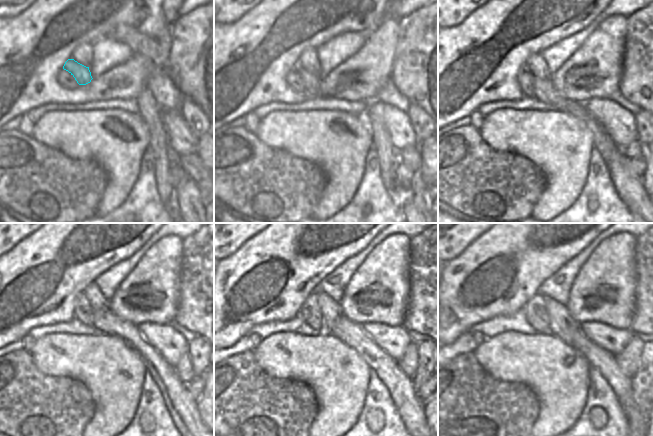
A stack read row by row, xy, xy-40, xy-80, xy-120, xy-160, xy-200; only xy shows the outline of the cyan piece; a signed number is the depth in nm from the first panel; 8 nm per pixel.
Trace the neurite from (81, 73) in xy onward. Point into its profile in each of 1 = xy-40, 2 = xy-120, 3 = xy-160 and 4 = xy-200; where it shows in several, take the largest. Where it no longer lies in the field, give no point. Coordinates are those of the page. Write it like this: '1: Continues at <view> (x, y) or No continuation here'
1: Continues at xy-40 (312, 83)
2: Continues at xy-120 (183, 410)
3: Continues at xy-160 (410, 407)
4: Continues at xy-200 (599, 358)

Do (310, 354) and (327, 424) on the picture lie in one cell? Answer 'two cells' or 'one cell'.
one cell

